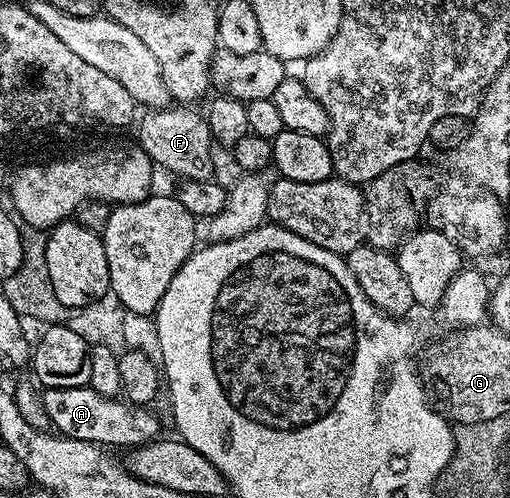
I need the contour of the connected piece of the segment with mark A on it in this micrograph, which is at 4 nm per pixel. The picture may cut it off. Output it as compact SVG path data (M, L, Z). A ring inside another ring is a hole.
M90 386L74 389L45 387L41 394L41 401L51 426L59 434L78 441L98 443L105 449L141 447L142 444L152 442L161 434L160 423L156 420L152 409L129 403L120 397L102 396Z

